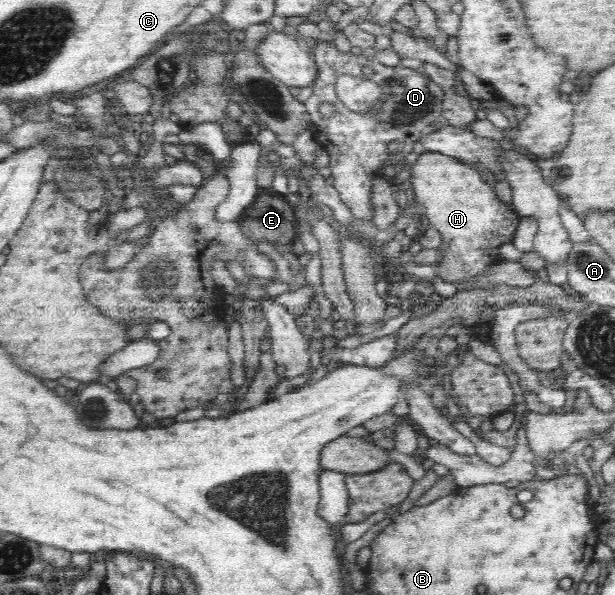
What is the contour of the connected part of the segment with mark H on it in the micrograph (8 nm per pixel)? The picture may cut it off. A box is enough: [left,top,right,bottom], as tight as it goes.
[410,152,521,283]

